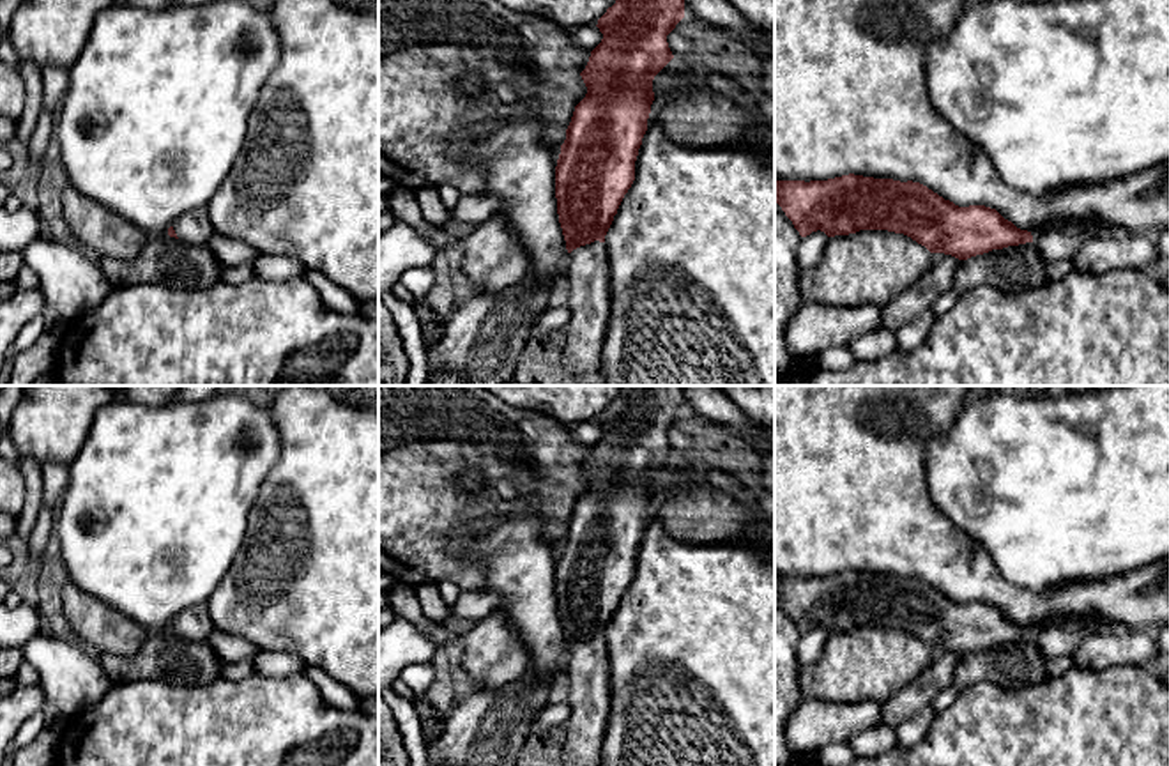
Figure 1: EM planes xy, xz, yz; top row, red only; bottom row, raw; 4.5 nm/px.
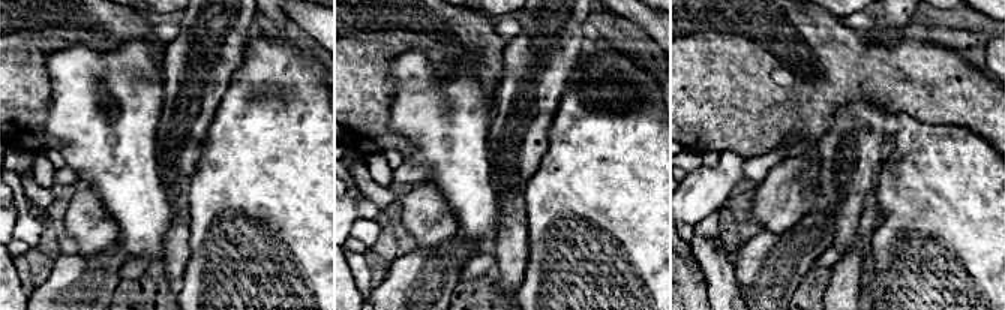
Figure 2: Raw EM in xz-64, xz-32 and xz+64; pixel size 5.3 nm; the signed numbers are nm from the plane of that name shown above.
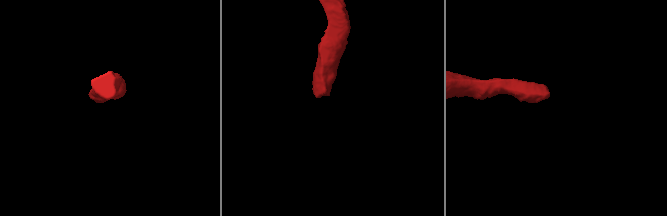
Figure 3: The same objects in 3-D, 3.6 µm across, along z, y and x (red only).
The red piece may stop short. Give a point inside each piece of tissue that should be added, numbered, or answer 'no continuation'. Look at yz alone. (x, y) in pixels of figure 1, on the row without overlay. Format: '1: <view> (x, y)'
1: yz (1086, 625)

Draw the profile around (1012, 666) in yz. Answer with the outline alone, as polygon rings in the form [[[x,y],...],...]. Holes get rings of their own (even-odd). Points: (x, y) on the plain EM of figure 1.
[[[1035,639],[992,646],[960,656],[953,686],[964,690],[974,683],[990,681],[1005,690],[1019,690],[1038,685],[1049,679],[1047,660]]]

